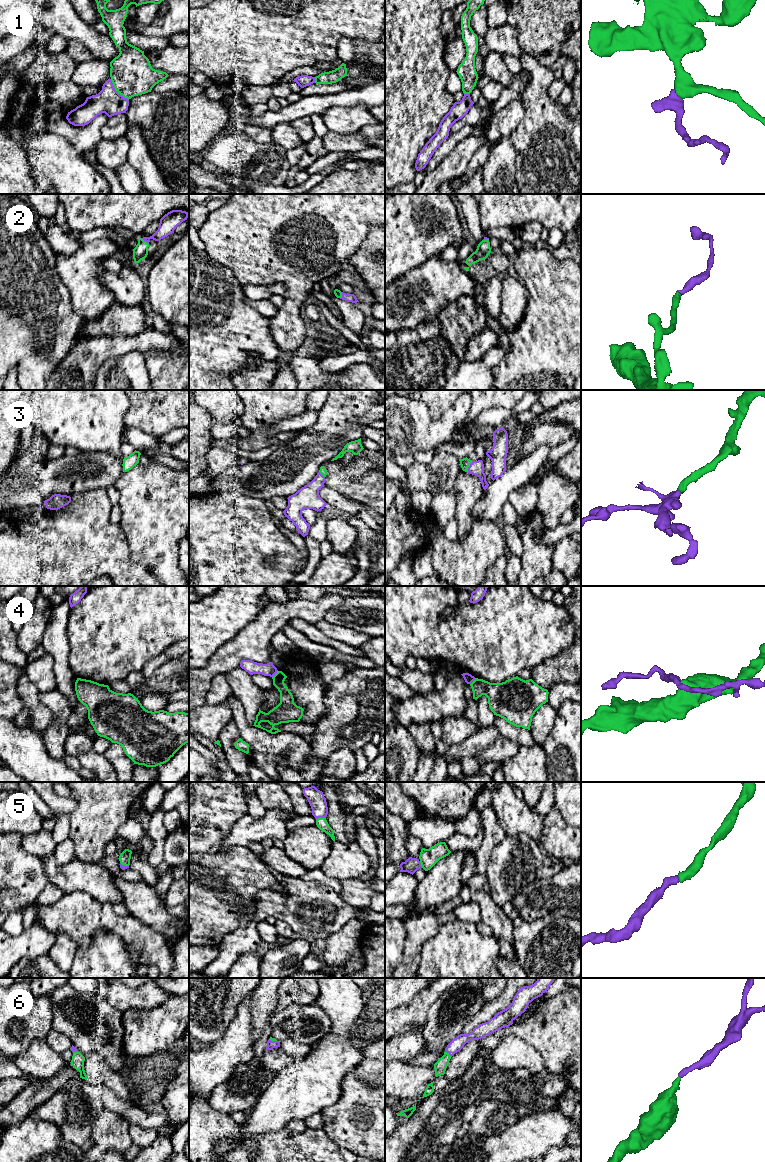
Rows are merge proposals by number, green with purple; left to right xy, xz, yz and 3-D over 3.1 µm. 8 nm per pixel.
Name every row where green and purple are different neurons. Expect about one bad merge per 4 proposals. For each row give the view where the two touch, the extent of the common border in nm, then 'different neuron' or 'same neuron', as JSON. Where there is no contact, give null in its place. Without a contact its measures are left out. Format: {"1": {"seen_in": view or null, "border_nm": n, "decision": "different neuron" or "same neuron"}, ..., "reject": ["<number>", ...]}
{"1": {"seen_in": "xy", "border_nm": 220, "decision": "different neuron"}, "2": {"seen_in": "xy", "border_nm": 80, "decision": "same neuron"}, "3": {"seen_in": "yz", "border_nm": 100, "decision": "same neuron"}, "4": {"seen_in": "xz", "border_nm": 80, "decision": "different neuron"}, "5": {"seen_in": "xz", "border_nm": 80, "decision": "same neuron"}, "6": {"seen_in": "yz", "border_nm": 70, "decision": "same neuron"}, "reject": ["1", "4"]}

